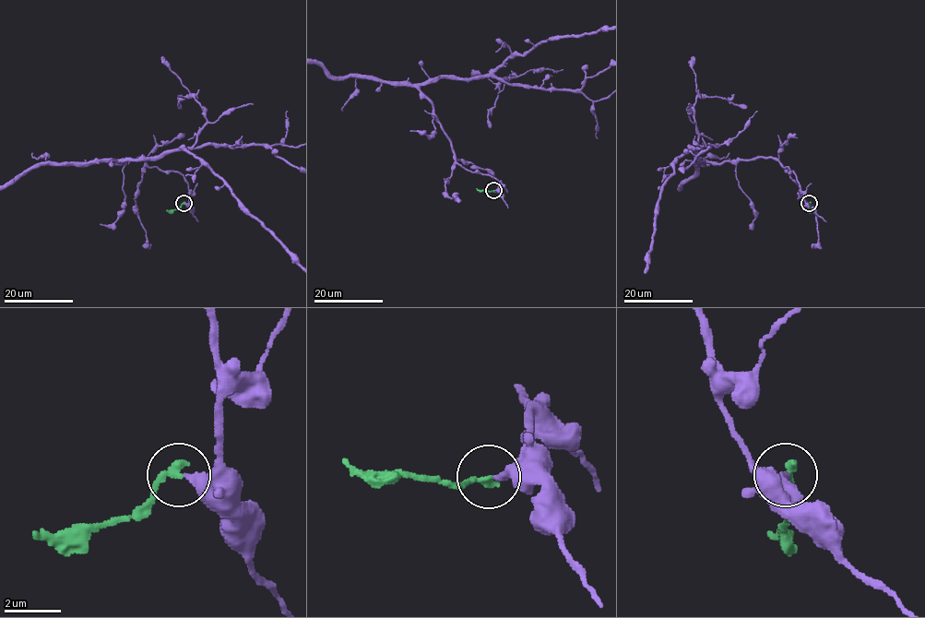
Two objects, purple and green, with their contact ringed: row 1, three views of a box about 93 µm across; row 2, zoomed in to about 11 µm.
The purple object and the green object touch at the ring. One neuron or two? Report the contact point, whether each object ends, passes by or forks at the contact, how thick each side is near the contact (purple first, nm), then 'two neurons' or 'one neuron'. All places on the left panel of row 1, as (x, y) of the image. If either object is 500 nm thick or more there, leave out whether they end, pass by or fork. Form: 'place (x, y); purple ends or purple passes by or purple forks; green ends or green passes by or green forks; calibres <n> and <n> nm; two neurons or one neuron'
place (183, 203); purple ends; green ends; calibres 360 and 280 nm; two neurons

